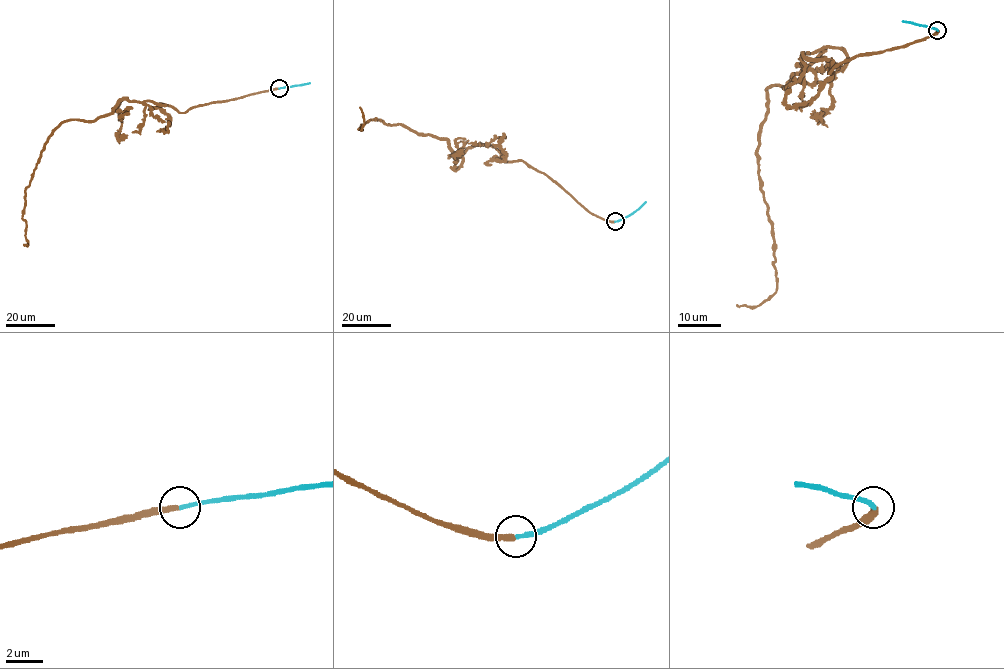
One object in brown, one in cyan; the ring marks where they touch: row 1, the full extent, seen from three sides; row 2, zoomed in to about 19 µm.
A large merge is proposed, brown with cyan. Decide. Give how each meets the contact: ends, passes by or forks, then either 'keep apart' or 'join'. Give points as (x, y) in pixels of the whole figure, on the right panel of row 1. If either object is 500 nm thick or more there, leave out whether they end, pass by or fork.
brown ends; cyan ends; join

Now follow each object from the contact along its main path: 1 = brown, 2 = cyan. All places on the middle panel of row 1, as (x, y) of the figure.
1: (614, 221), (489, 145), (456, 156), (446, 139), (398, 124), (375, 119), (358, 129), (360, 107)
2: (614, 221), (630, 215), (645, 201)

